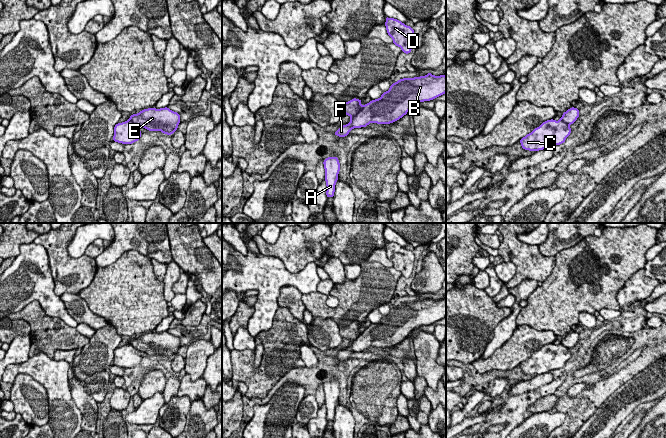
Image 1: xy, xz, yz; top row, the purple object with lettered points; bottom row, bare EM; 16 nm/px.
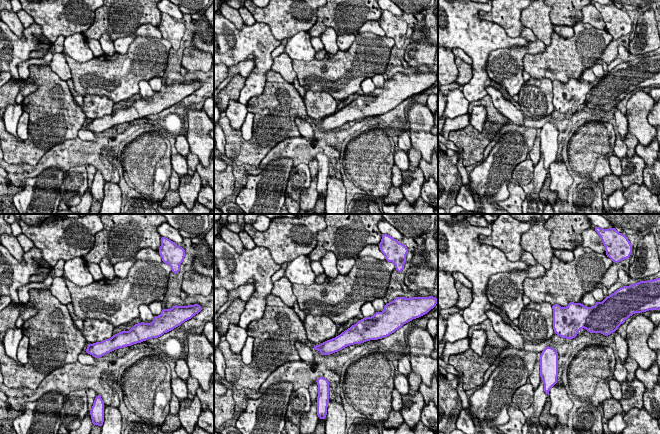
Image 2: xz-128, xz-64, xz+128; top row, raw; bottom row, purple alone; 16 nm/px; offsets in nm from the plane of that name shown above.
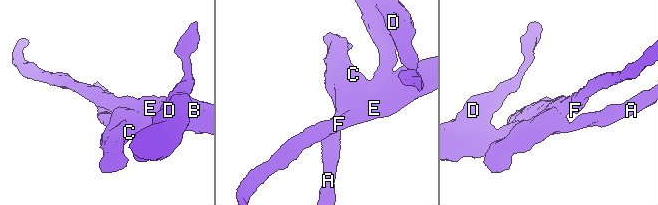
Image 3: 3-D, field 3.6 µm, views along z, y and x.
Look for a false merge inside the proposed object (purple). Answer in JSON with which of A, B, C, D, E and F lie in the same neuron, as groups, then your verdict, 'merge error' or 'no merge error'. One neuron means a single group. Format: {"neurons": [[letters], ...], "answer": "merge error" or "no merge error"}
{"neurons": [["A", "C", "D"], ["B", "E", "F"]], "answer": "merge error"}

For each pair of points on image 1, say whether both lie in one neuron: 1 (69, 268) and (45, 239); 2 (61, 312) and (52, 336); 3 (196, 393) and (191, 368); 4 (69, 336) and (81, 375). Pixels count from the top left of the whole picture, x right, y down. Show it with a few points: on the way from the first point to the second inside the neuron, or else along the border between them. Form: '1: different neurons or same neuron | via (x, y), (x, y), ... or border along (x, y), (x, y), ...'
1: same neuron | via (62, 261), (58, 257), (57, 250), (52, 245)
2: different neurons | border along (39, 304), (47, 315), (59, 317), (75, 328)
3: different neurons | border along (186, 372), (193, 381), (201, 376)
4: different neurons | border along (90, 339), (81, 349)

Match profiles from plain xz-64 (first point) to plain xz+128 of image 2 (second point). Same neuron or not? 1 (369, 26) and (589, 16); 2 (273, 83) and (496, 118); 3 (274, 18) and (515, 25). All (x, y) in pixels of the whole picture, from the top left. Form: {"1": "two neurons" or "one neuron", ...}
{"1": "one neuron", "2": "one neuron", "3": "one neuron"}

